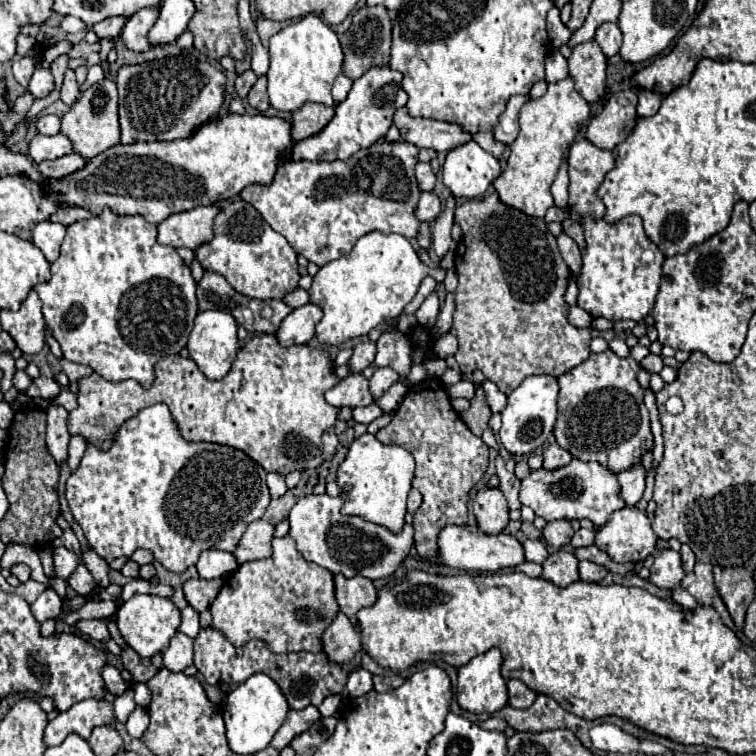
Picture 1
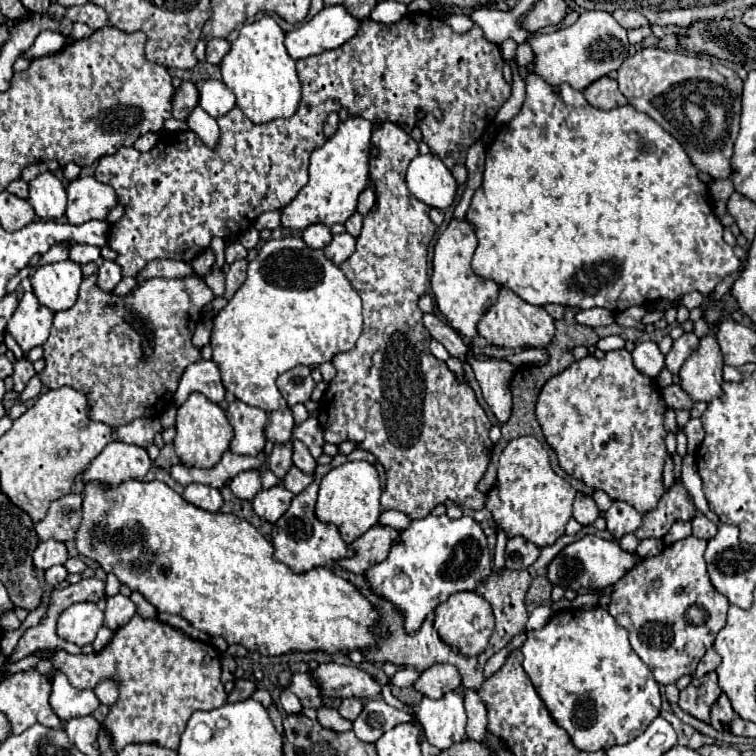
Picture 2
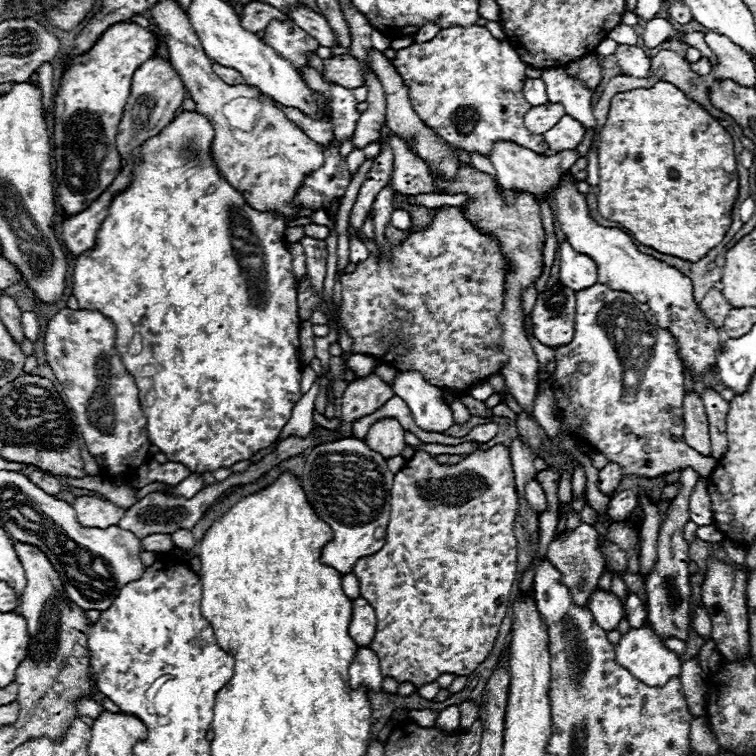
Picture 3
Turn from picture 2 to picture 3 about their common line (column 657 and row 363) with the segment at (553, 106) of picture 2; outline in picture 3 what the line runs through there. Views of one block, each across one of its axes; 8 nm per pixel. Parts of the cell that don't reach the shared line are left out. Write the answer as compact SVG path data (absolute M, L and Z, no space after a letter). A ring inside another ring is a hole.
M182 112L176 116L158 136L146 140L138 150L144 154L144 162L134 168L134 182L120 192L102 222L92 250L82 252L76 258L72 274L72 294L82 310L100 312L116 326L116 350L120 352L126 372L134 378L138 388L142 412L146 416L146 434L150 444L158 446L168 462L184 464L192 474L214 472L218 468L230 468L238 460L248 460L260 450L268 448L286 422L292 416L294 404L302 398L300 392L300 360L298 360L298 334L300 316L296 302L296 280L292 272L292 254L284 244L286 222L282 216L252 210L244 196L234 190L224 178L218 176L210 158L210 144L214 130L206 116L198 112Z

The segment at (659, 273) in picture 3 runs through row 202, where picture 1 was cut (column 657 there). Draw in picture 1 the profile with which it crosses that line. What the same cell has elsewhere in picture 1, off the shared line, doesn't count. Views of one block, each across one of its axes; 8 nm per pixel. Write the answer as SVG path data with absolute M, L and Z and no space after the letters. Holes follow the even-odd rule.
M662 550L656 558L654 564L650 566L650 582L656 584L658 588L666 588L672 590L680 584L680 580L684 578L684 570L682 570L682 560L680 560L680 552L674 550Z

